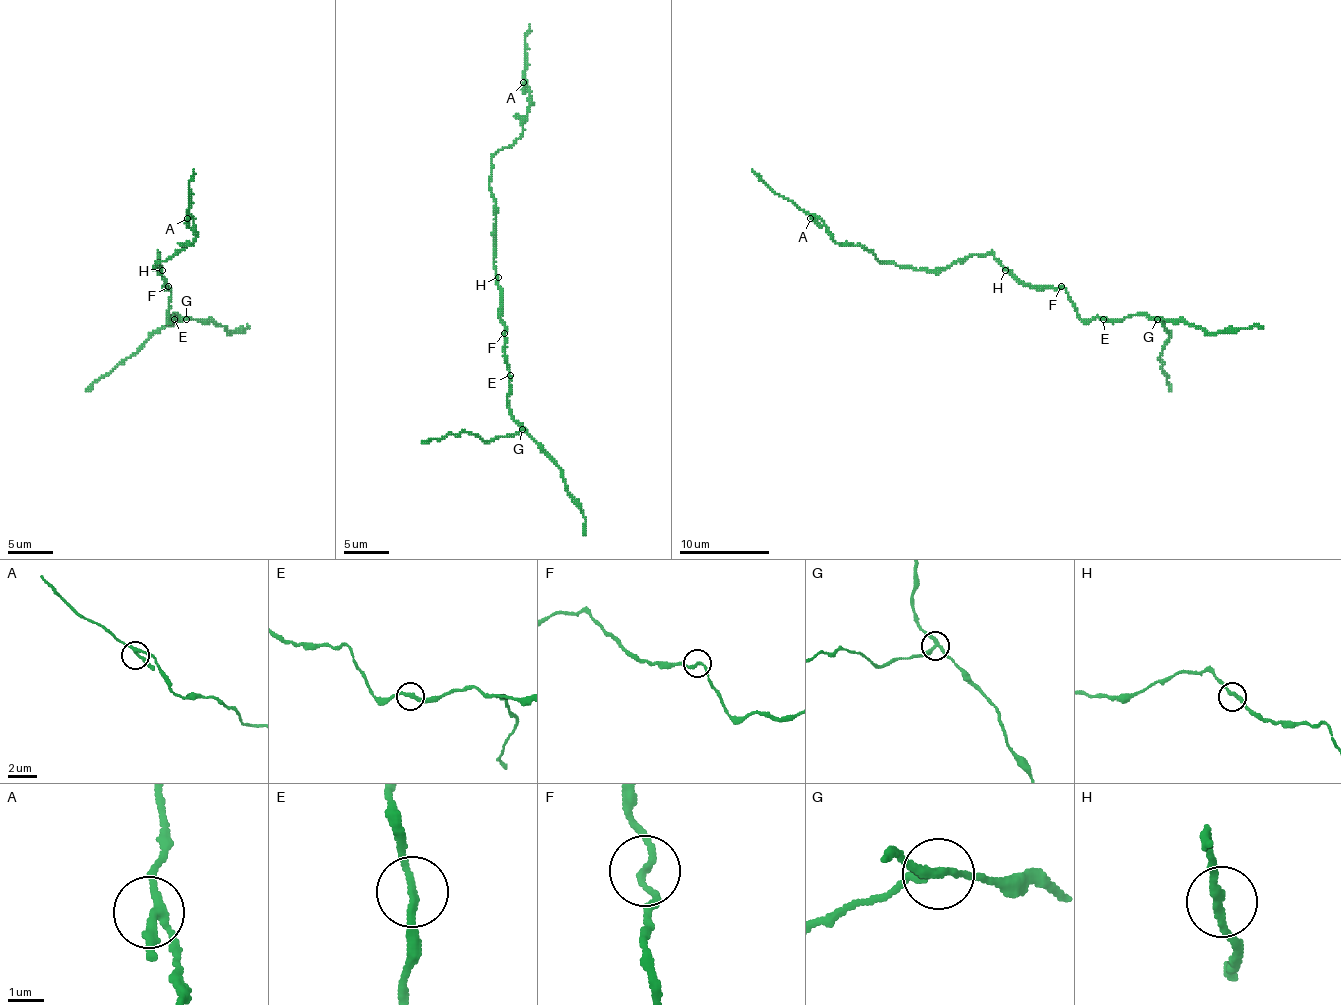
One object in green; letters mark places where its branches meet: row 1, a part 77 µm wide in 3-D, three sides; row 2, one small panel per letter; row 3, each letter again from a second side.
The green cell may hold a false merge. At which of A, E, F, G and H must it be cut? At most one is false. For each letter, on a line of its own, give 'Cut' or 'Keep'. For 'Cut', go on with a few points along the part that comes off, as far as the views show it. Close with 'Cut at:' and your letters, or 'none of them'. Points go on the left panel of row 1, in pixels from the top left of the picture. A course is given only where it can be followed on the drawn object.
A: Keep
E: Keep
F: Keep
G: Cut. Course of the part to remove: (187, 319), (153, 333), (86, 391)
H: Keep
Cut at: G

